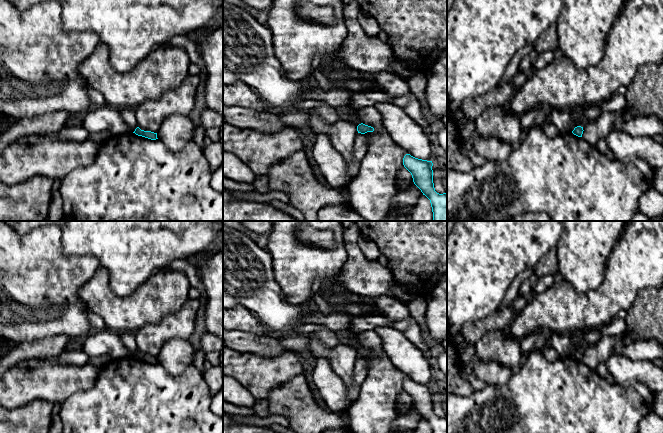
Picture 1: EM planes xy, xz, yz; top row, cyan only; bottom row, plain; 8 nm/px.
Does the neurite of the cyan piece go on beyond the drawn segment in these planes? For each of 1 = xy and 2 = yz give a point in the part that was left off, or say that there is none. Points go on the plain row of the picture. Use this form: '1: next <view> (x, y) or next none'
1: next none
2: next none

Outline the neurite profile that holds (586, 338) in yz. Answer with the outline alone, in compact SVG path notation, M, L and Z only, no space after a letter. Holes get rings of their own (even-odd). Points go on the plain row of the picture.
M585 329L571 334L548 333L547 342L557 351L561 358L571 356L569 348L572 345L583 350L595 345L603 335L599 329Z

